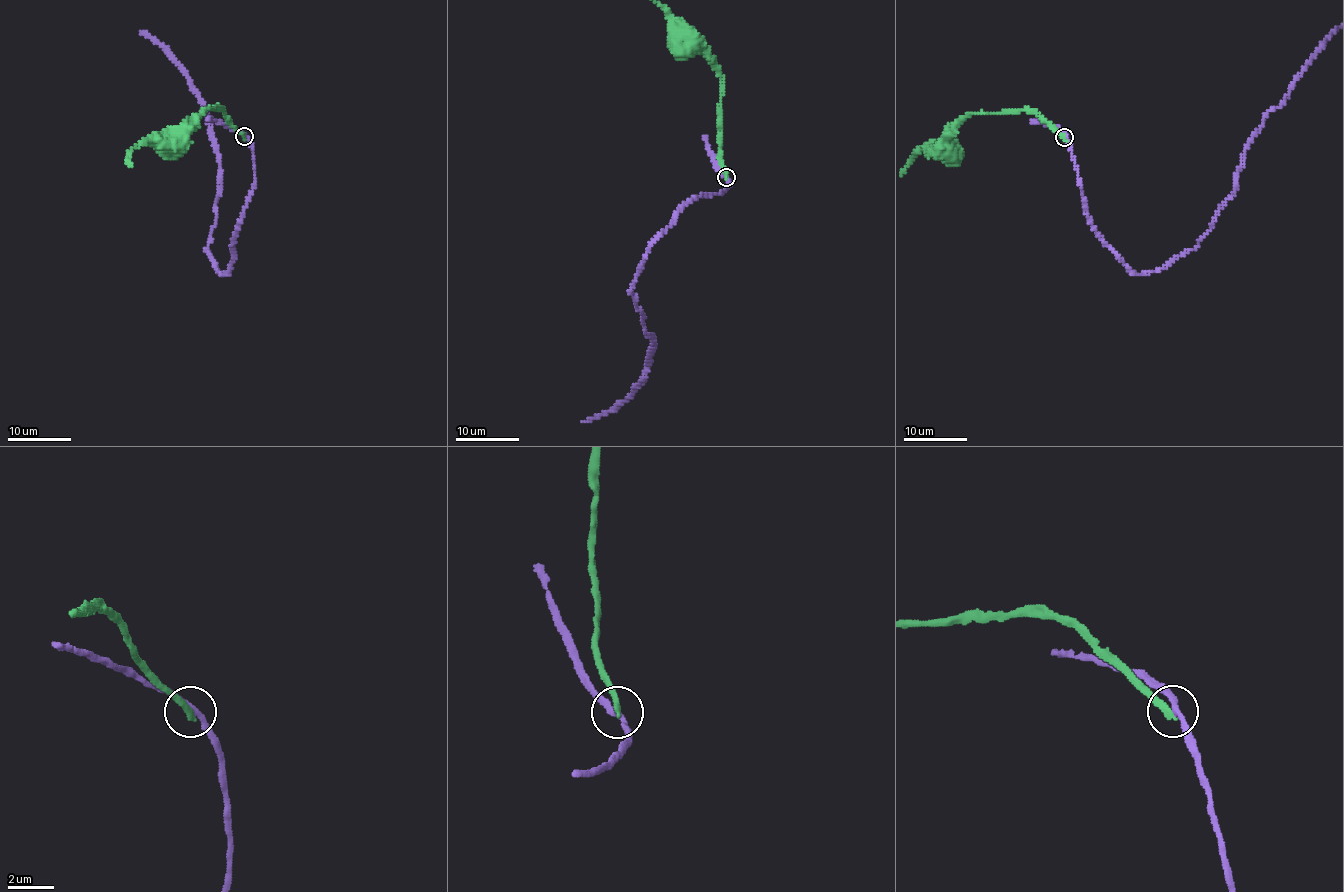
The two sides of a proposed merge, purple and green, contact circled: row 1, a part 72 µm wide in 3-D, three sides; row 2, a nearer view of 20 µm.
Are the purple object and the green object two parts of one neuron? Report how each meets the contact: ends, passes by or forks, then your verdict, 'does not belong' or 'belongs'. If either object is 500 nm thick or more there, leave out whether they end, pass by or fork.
purple passes by; green ends; does not belong

